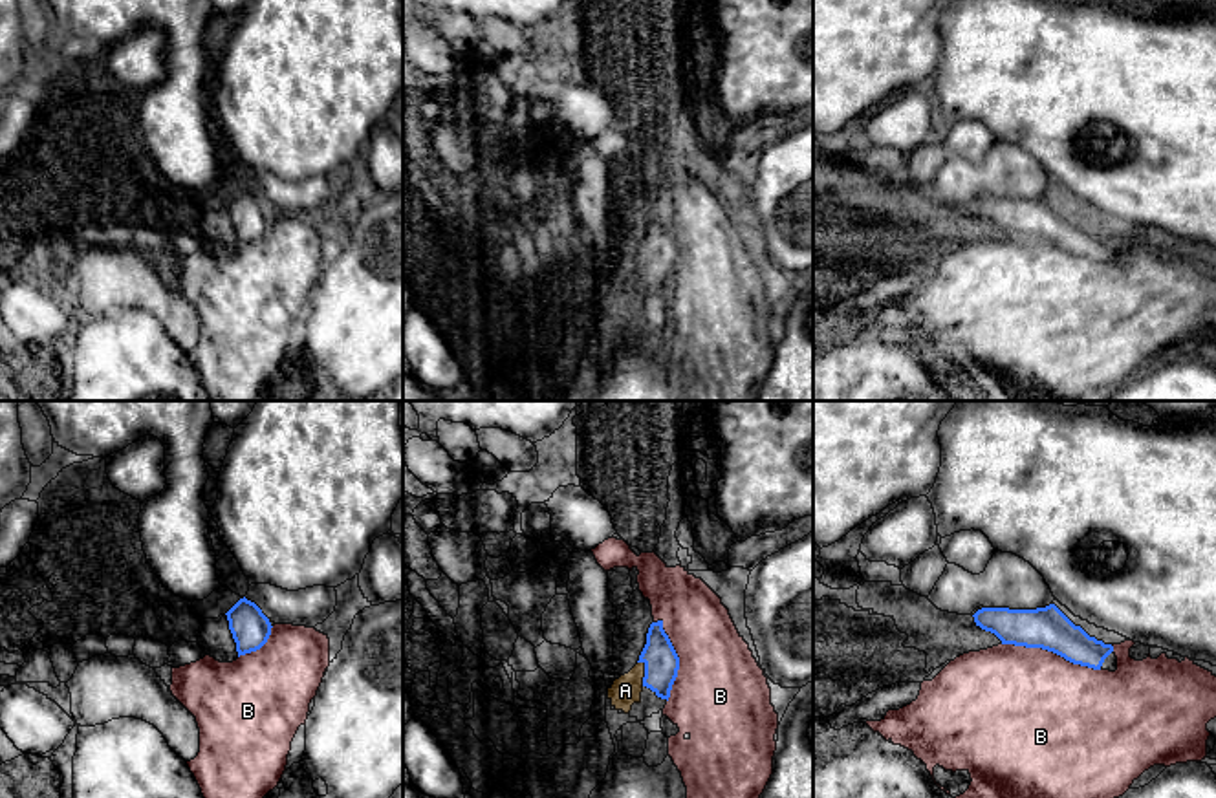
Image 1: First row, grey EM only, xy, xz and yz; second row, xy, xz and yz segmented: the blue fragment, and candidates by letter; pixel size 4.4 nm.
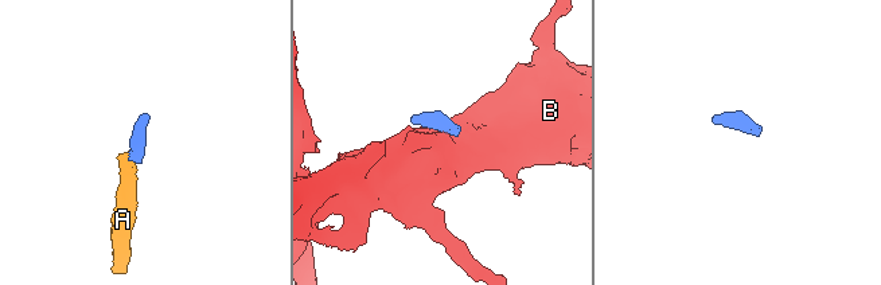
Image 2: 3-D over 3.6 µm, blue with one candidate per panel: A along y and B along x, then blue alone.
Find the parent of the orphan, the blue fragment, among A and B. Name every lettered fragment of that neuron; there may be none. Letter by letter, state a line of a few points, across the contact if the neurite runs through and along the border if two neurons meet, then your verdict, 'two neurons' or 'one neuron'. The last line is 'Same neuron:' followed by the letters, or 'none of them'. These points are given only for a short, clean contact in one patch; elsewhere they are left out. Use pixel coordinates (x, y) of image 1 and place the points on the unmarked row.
A: line xz (662, 253), (654, 260), (645, 262), (625, 280); one neuron
B: line yz (1002, 233), (1046, 238), (1074, 253), (1101, 258); two neurons
Same neuron: A

